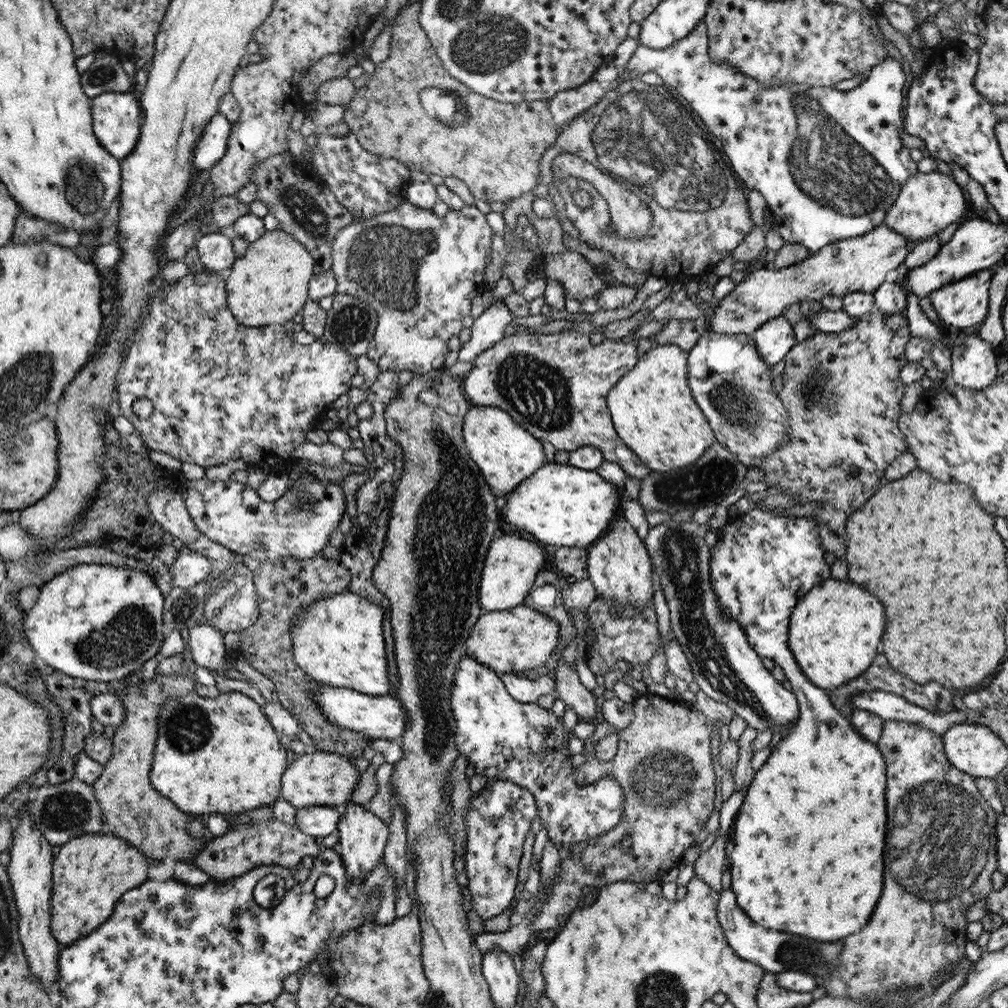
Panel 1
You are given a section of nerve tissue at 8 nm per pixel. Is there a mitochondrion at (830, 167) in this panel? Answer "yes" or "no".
yes

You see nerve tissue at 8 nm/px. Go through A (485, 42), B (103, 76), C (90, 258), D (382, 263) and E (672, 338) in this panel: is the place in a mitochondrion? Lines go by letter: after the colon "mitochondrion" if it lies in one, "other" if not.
A: mitochondrion
B: mitochondrion
C: other
D: mitochondrion
E: other

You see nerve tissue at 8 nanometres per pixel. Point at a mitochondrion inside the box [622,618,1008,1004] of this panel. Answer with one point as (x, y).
(942, 837)

